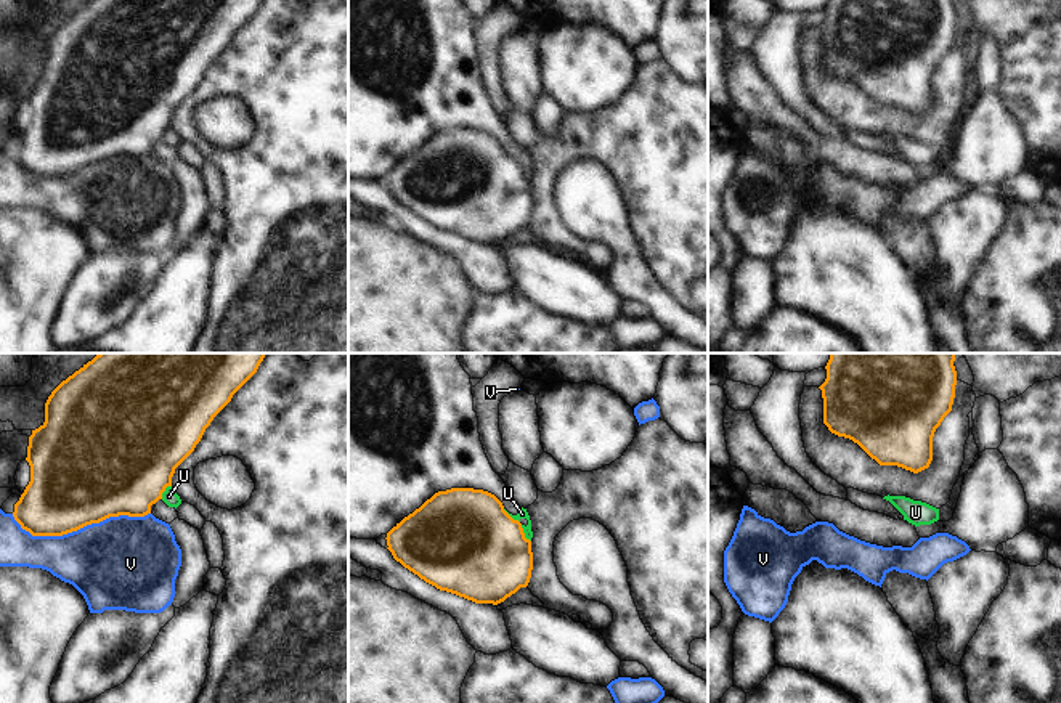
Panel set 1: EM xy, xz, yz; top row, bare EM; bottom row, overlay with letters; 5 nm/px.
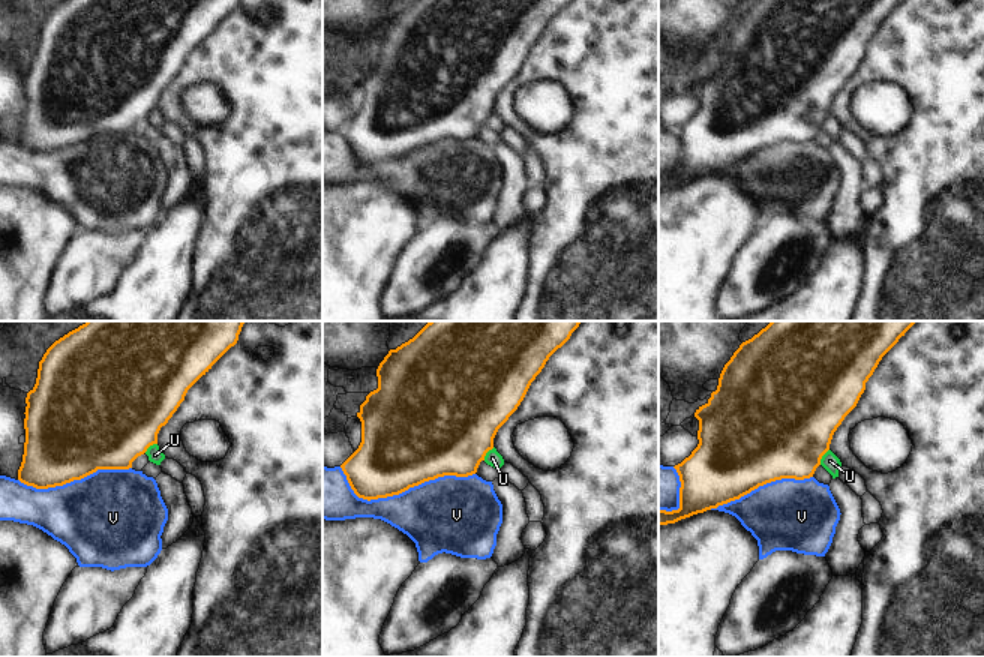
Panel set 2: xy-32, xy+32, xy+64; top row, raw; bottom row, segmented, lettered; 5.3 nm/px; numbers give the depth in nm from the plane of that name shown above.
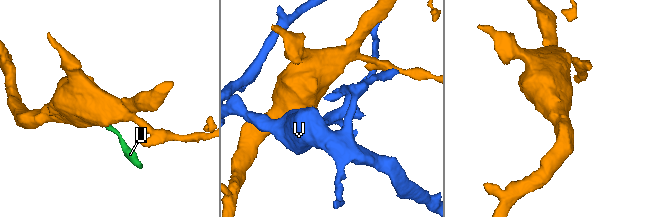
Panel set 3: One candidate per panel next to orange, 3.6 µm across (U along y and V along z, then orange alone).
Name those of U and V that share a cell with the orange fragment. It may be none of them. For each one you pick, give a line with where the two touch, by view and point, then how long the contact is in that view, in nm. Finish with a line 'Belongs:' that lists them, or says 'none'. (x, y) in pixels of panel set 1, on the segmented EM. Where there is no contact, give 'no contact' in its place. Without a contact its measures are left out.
Belongs: none

